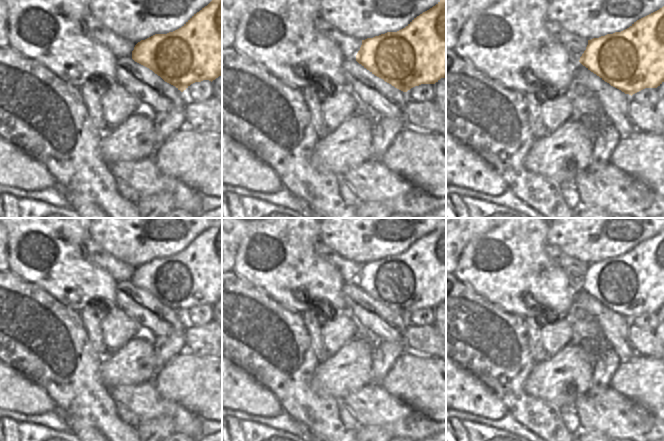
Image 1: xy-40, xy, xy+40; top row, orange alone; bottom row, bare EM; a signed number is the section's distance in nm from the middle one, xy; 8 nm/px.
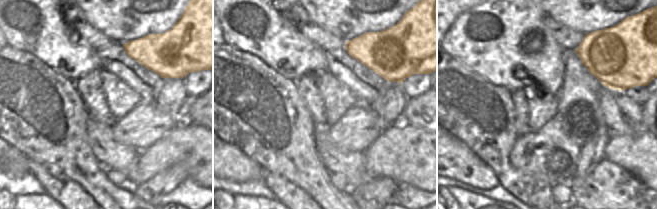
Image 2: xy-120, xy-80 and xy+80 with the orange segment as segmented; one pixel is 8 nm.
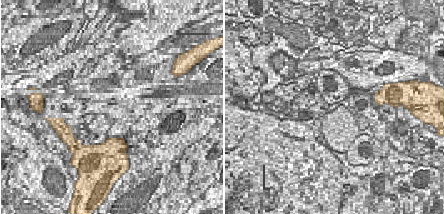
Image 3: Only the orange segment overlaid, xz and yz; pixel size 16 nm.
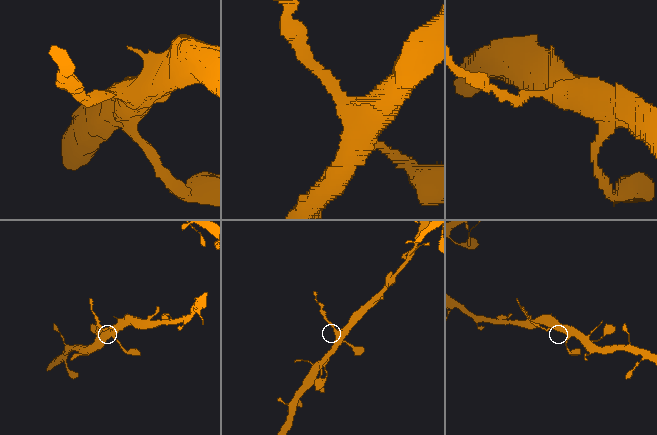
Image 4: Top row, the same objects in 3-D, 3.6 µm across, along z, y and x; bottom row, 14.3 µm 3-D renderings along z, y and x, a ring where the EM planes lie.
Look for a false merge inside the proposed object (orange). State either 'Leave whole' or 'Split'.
Split.

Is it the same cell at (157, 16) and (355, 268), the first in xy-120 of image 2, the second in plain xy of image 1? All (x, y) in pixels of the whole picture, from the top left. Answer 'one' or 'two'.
two

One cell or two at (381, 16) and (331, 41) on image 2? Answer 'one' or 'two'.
two

